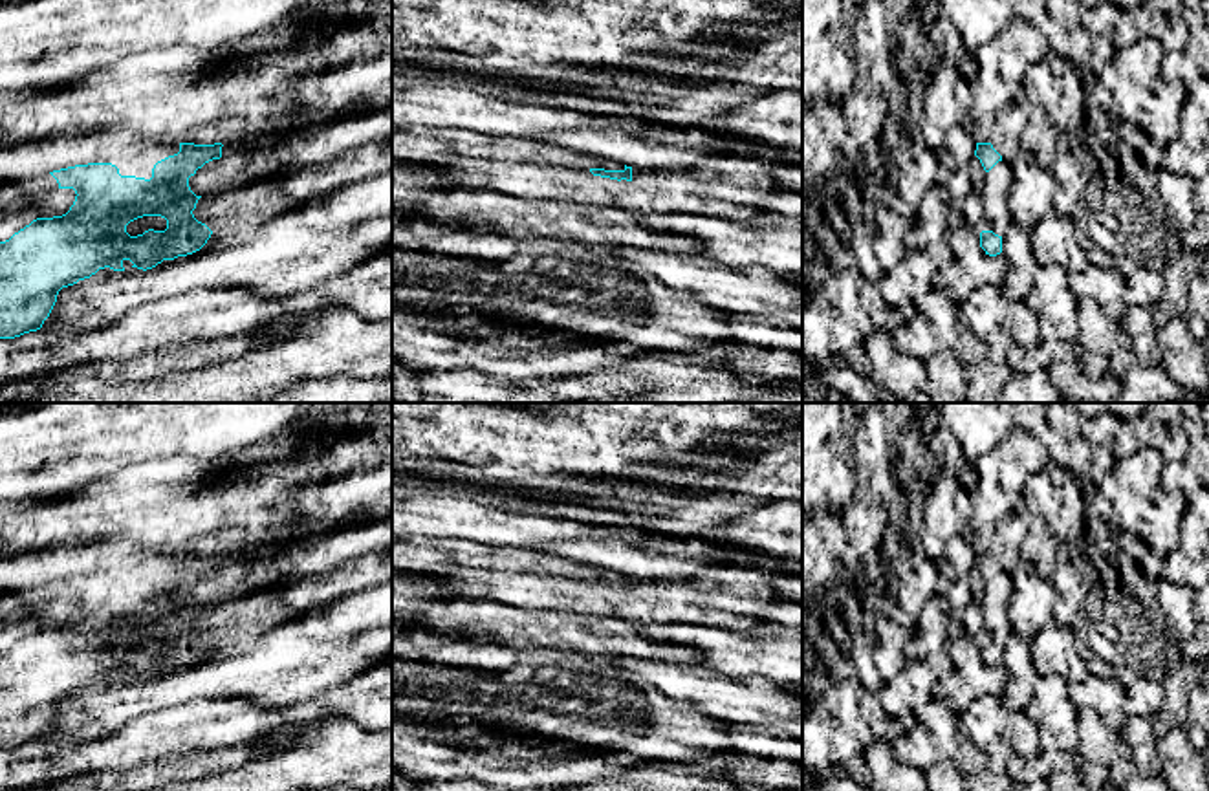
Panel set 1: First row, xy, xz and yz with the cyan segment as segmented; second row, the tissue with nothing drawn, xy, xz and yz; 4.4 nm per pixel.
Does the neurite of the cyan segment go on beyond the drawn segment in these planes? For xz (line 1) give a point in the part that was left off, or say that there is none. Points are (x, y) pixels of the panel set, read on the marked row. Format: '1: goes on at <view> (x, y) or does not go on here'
1: does not go on here

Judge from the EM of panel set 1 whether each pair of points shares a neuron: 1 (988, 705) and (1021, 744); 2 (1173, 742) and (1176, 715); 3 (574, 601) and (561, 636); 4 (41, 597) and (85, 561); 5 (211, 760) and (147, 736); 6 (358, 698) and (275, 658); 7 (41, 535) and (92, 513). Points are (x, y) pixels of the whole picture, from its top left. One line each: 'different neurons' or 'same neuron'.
1: same neuron
2: different neurons
3: different neurons
4: same neuron
5: different neurons
6: different neurons
7: same neuron

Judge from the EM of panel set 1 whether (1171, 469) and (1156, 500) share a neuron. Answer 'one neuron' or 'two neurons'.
two neurons

